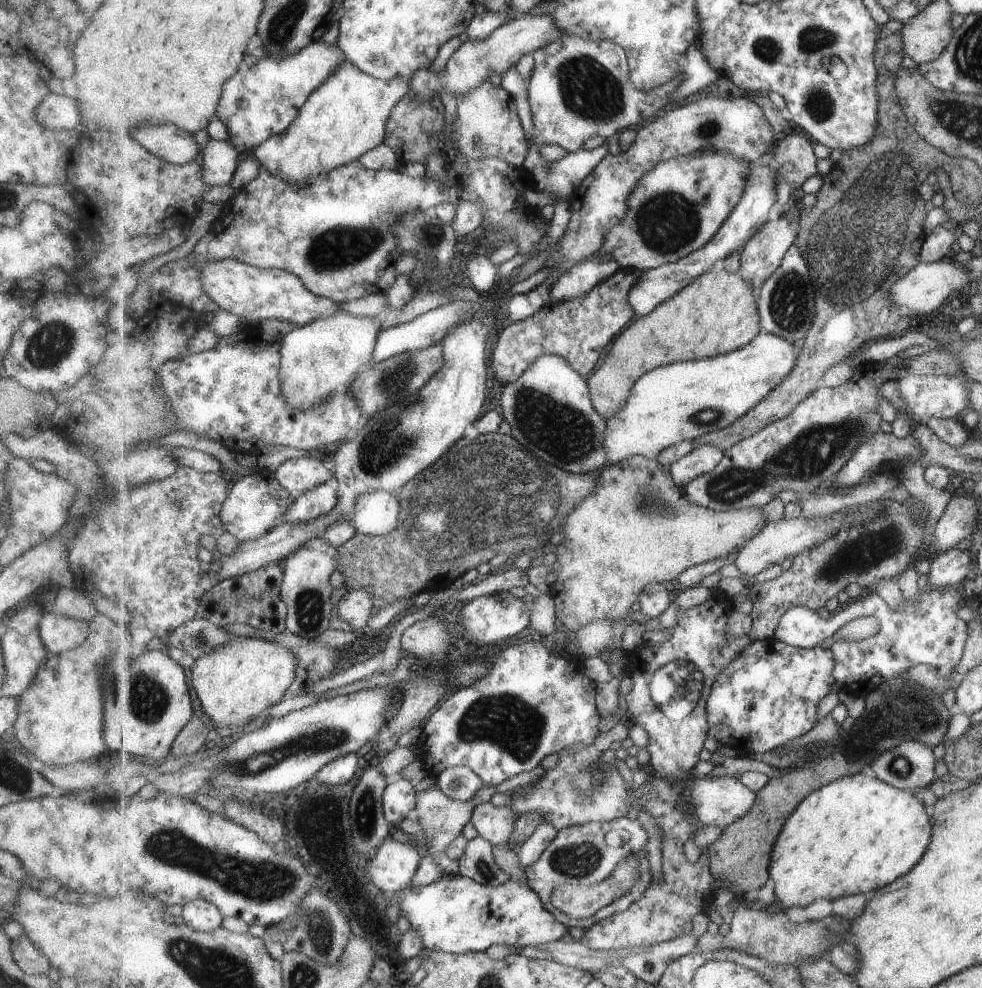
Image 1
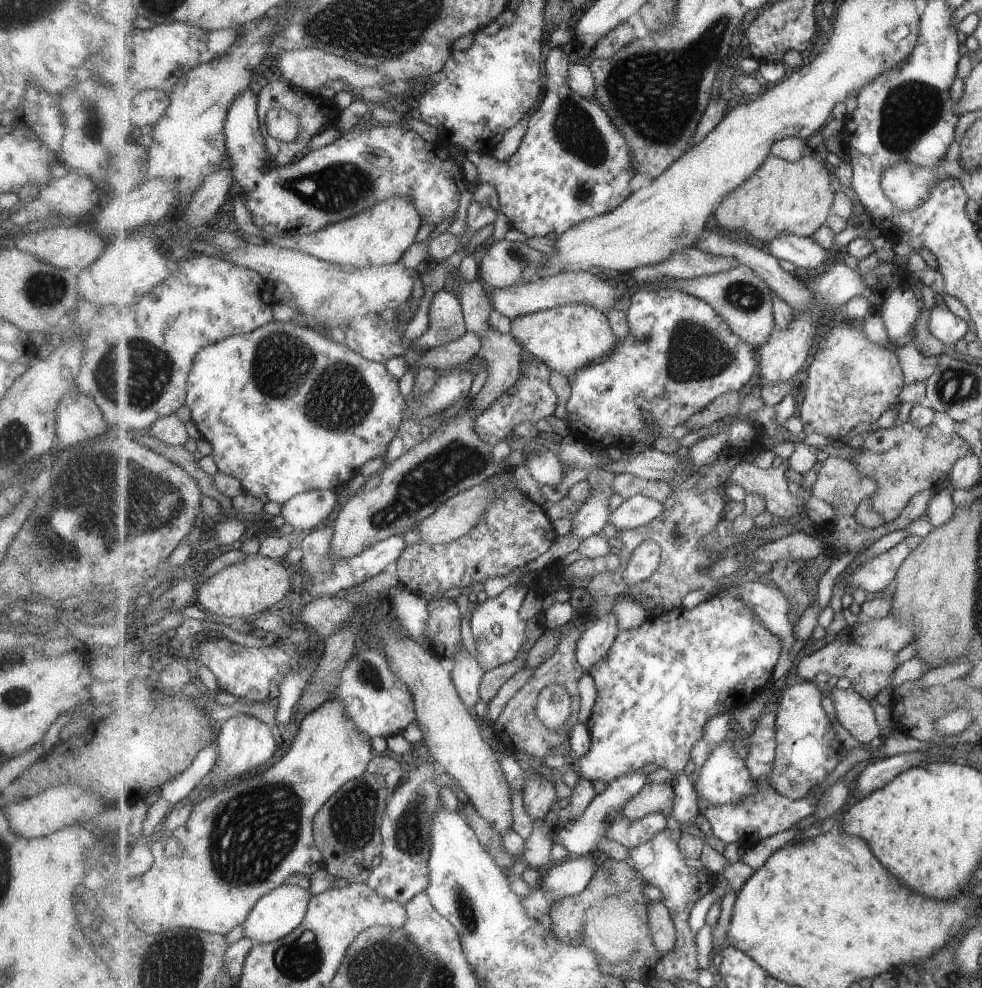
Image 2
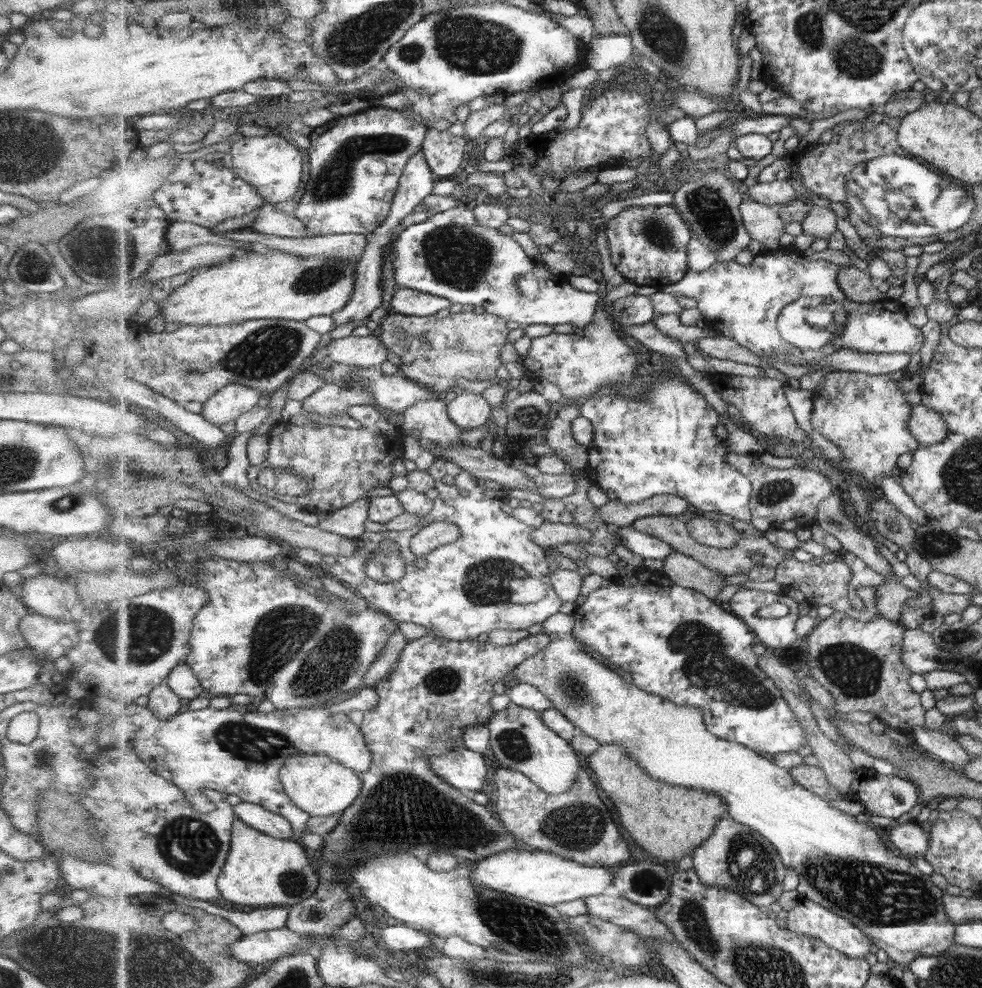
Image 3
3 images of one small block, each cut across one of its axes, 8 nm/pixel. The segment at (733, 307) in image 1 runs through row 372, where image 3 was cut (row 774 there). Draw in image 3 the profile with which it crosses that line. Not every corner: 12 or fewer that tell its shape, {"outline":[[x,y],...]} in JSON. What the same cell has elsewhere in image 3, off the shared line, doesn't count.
{"outline":[[618,744],[584,757],[656,862],[730,816],[718,794],[655,780]]}

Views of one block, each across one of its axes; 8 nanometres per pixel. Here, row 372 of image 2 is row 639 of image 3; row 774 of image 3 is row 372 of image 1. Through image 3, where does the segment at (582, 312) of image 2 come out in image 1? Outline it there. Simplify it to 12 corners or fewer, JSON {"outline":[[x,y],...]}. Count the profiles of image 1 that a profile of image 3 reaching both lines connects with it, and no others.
{"outline":[[761,332],[644,374],[608,420],[609,464],[732,425],[797,366]]}

